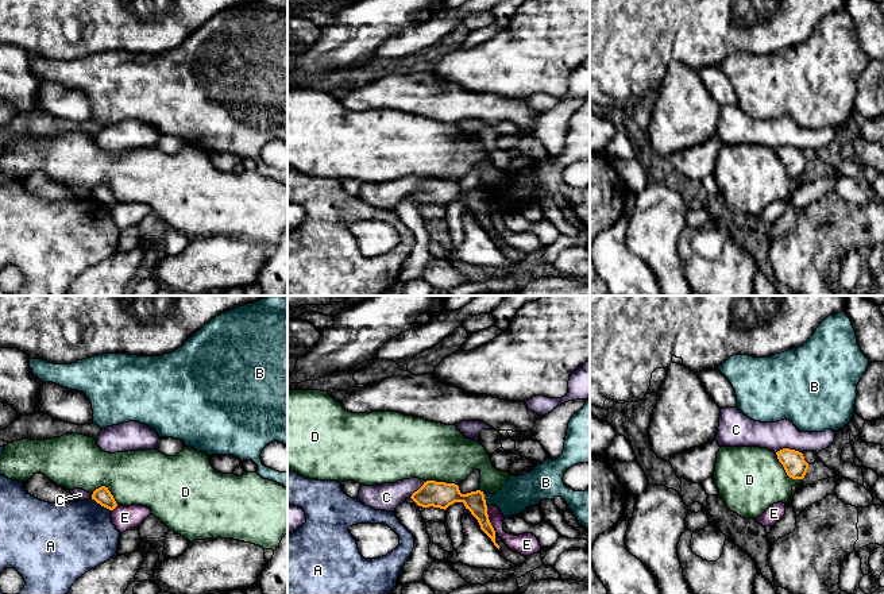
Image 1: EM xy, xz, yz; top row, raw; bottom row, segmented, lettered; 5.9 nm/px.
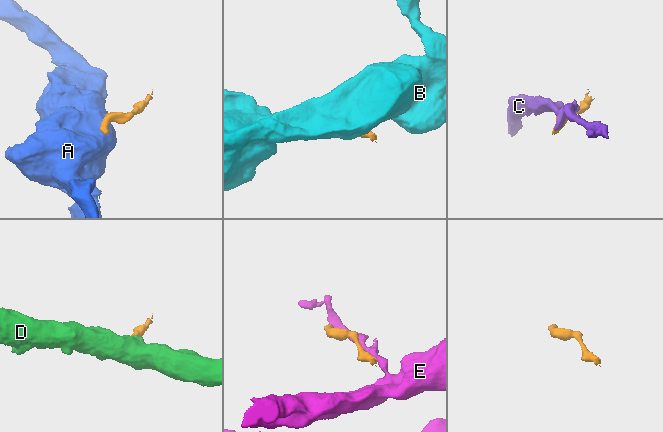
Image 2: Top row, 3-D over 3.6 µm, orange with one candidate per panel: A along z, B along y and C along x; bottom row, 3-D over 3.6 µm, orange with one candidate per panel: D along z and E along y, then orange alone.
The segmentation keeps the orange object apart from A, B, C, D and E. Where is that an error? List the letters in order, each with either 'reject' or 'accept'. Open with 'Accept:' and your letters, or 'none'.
Accept: none
A: reject
B: reject
C: reject
D: reject
E: reject

